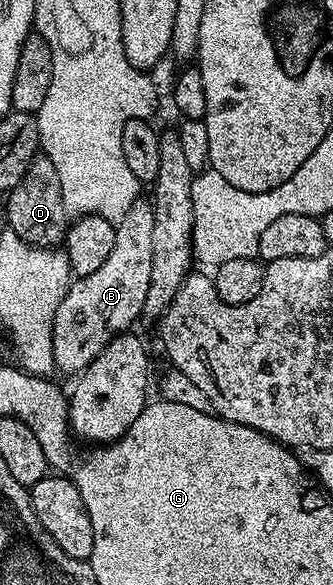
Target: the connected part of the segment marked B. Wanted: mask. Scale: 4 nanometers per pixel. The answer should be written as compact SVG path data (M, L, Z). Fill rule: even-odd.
M139 197L131 205L131 209L124 218L115 224L115 246L103 266L95 269L95 273L74 278L69 284L67 293L55 309L53 322L53 366L59 372L73 371L80 373L89 367L116 335L128 332L129 327L138 318L142 318L147 301L147 289L151 285L151 260L155 254L152 244L155 233L155 213L153 204L148 198Z

